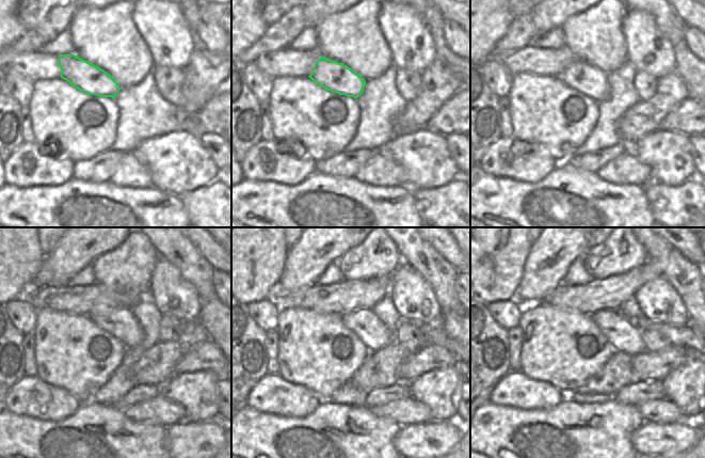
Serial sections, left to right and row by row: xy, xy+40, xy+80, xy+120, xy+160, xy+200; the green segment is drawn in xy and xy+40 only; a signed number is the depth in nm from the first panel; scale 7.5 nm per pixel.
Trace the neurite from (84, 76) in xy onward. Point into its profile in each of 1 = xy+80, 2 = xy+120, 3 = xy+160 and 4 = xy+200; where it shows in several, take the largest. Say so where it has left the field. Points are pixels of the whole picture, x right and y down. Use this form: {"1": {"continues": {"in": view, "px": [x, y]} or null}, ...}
{"1": {"continues": {"in": "xy+80", "px": [579, 76]}}, "2": {"continues": {"in": "xy+120", "px": [119, 322]}}, "3": {"continues": {"in": "xy+160", "px": [370, 330]}}, "4": {"continues": {"in": "xy+200", "px": [622, 333]}}}

